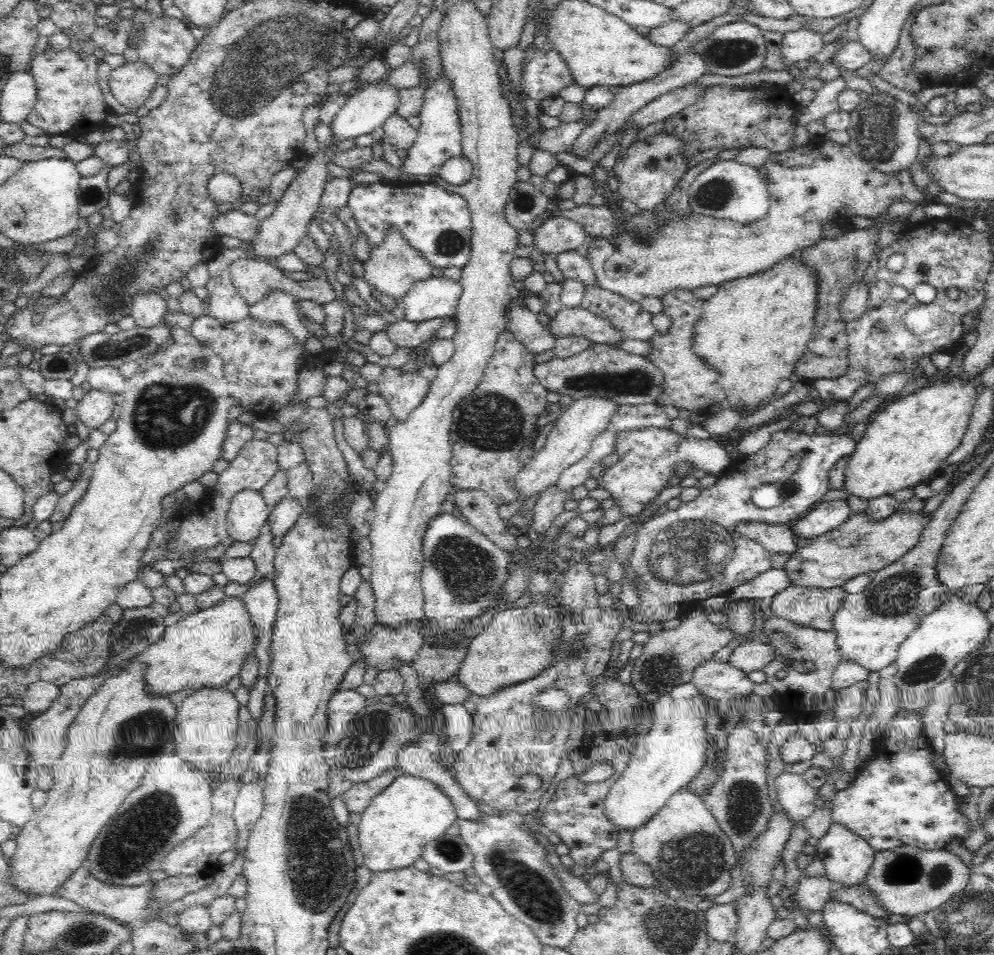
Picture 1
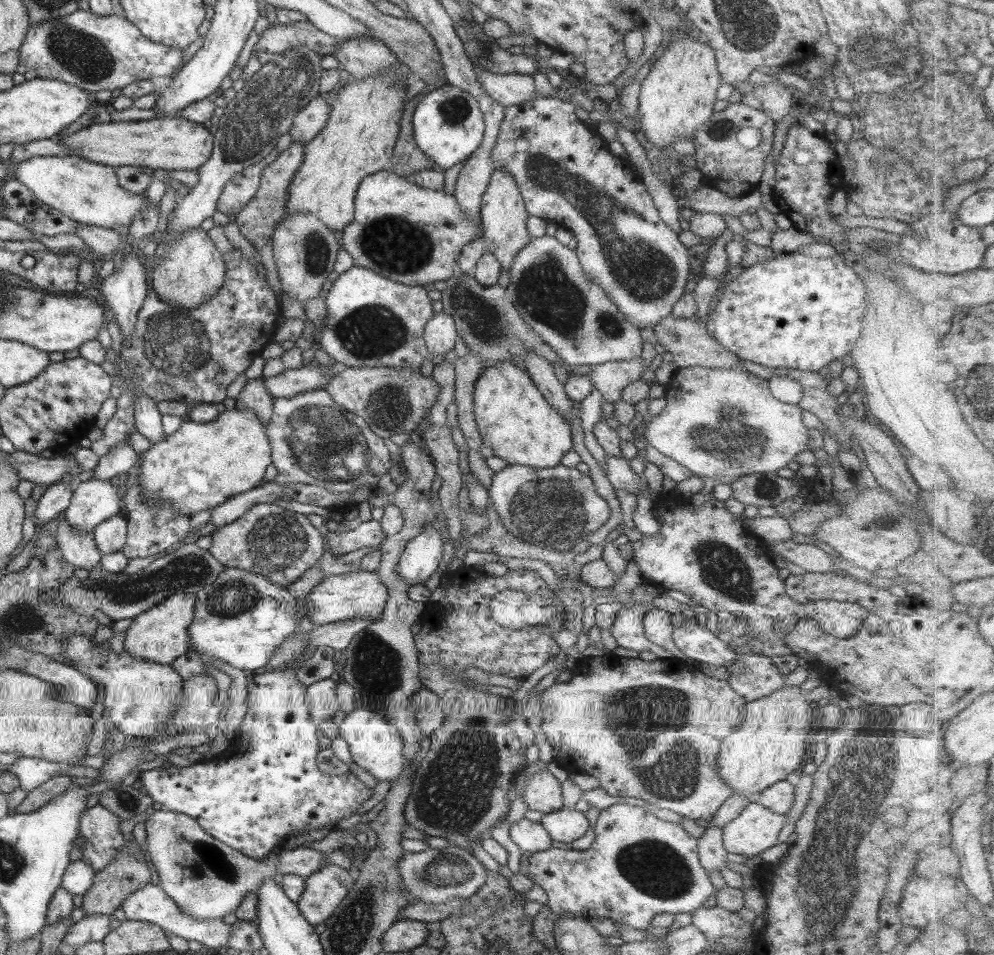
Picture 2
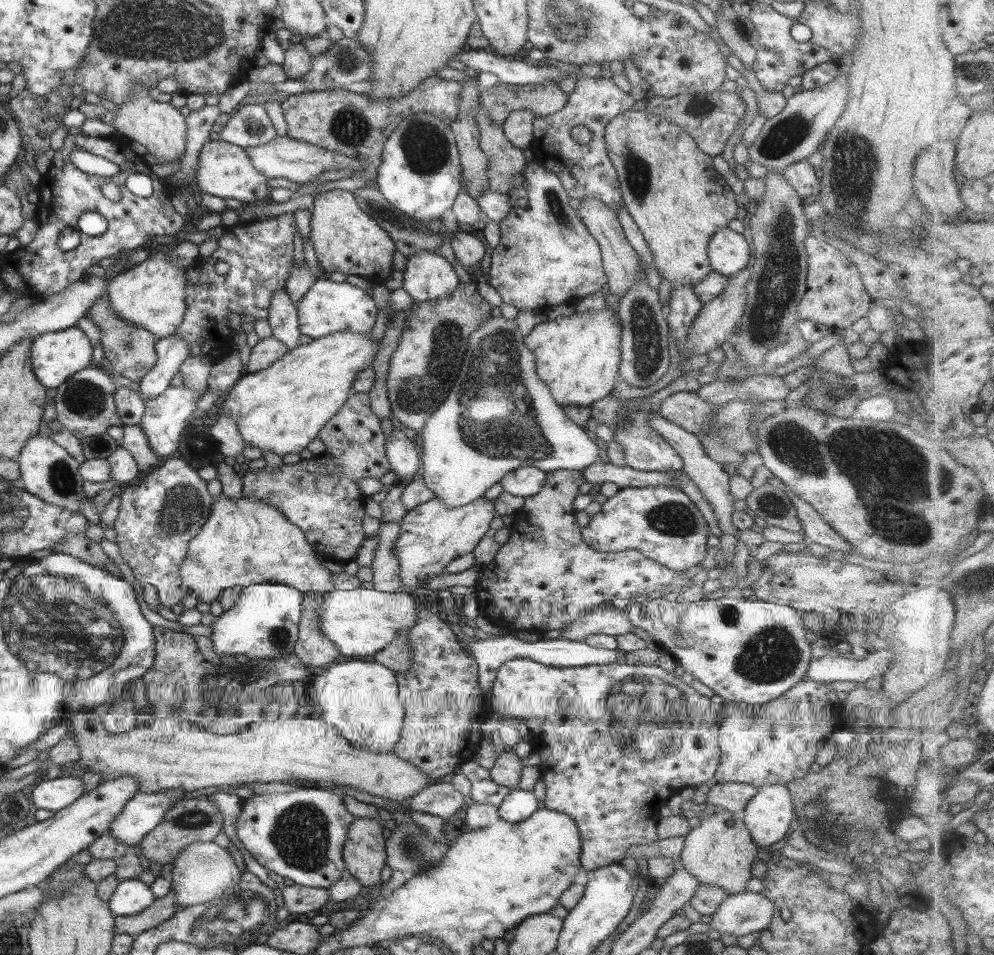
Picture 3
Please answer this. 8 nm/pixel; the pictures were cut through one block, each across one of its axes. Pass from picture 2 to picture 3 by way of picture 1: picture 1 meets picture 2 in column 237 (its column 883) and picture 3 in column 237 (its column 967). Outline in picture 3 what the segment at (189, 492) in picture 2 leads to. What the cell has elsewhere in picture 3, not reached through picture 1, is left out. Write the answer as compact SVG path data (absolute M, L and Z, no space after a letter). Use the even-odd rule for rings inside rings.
M369 330L365 334L349 331L333 332L313 339L305 345L288 350L267 368L242 374L221 403L218 417L233 419L245 446L250 444L262 452L269 450L271 454L281 457L283 454L298 454L317 436L329 418L343 406L345 399L352 394L351 385L355 381L355 375L367 366L372 366L377 350L379 344L370 340Z

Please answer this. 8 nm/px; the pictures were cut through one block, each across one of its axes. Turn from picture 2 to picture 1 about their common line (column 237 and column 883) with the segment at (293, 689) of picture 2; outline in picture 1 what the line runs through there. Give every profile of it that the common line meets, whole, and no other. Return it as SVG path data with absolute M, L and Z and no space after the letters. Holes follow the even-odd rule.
M898 708L898 711L892 717L892 719L886 723L886 729L884 734L880 738L876 739L874 756L863 762L860 766L861 776L855 777L853 783L846 788L846 790L837 791L835 796L831 799L832 806L830 806L830 816L833 824L839 824L857 834L862 840L865 840L875 852L884 852L886 850L892 850L900 848L900 846L909 846L910 848L919 848L920 850L942 850L952 840L964 841L970 834L972 834L972 824L967 815L964 815L960 811L960 798L950 788L947 778L940 772L937 766L934 766L934 754L930 750L926 741L926 735L924 734L924 717L920 717L920 712L924 709L907 710L906 708Z

